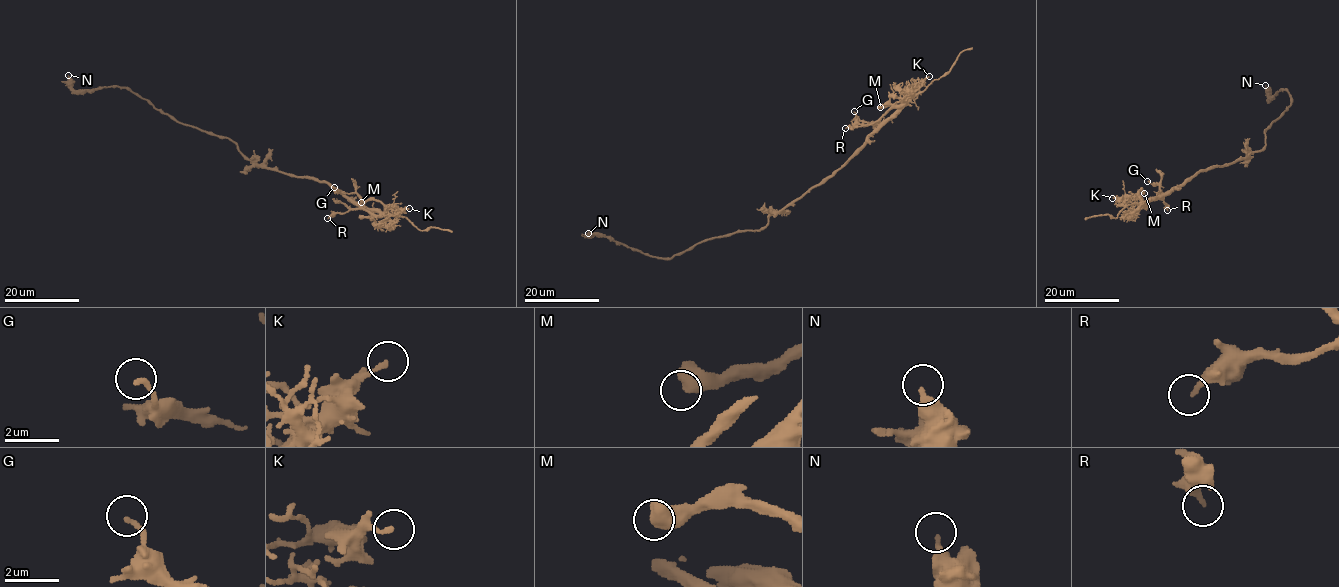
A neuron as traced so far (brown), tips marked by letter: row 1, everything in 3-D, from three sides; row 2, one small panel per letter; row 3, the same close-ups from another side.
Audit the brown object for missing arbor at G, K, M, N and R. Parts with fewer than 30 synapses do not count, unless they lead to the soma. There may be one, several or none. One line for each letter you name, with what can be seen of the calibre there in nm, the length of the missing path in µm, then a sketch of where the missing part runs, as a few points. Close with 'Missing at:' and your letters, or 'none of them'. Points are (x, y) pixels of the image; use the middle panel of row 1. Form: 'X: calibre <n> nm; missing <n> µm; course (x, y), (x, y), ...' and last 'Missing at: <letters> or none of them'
Missing at: none of them

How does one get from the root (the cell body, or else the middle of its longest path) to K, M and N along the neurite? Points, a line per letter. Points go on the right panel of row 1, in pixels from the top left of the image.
K: (1242, 158), (1222, 166), (1200, 169), (1159, 197), (1145, 201), (1131, 197), (1112, 198)
M: (1242, 158), (1222, 166), (1200, 169), (1159, 197), (1143, 200), (1139, 191), (1144, 193)
N: (1242, 158), (1263, 148), (1265, 130), (1290, 104), (1289, 93), (1283, 89), (1268, 99), (1265, 85)

